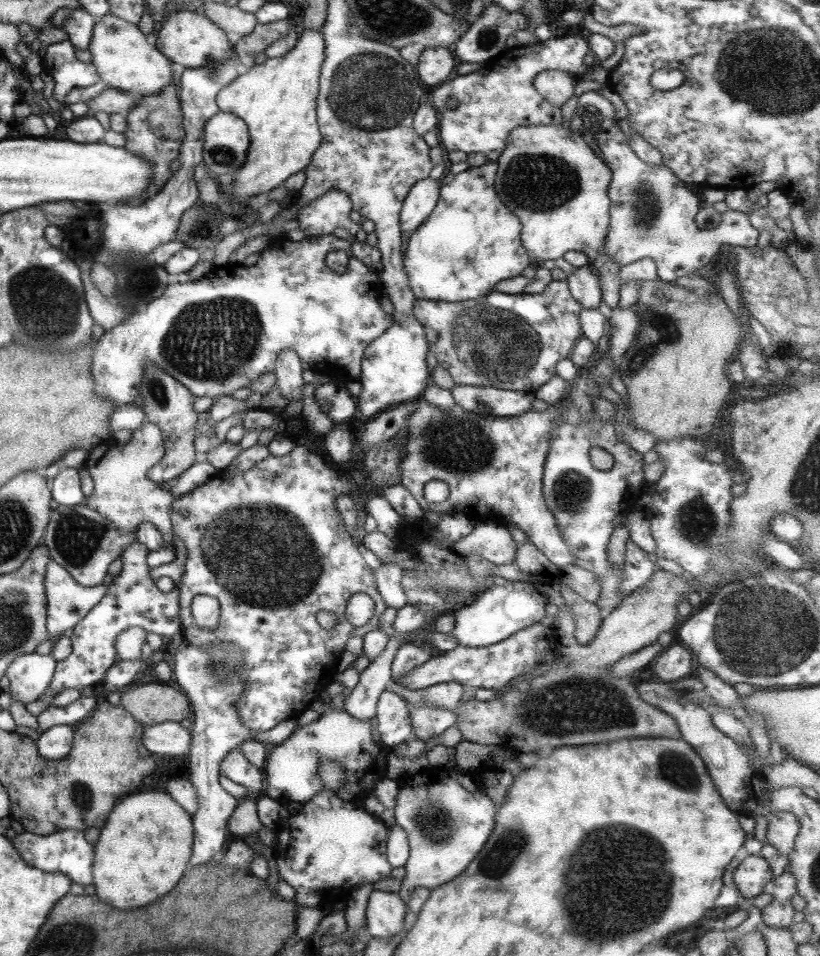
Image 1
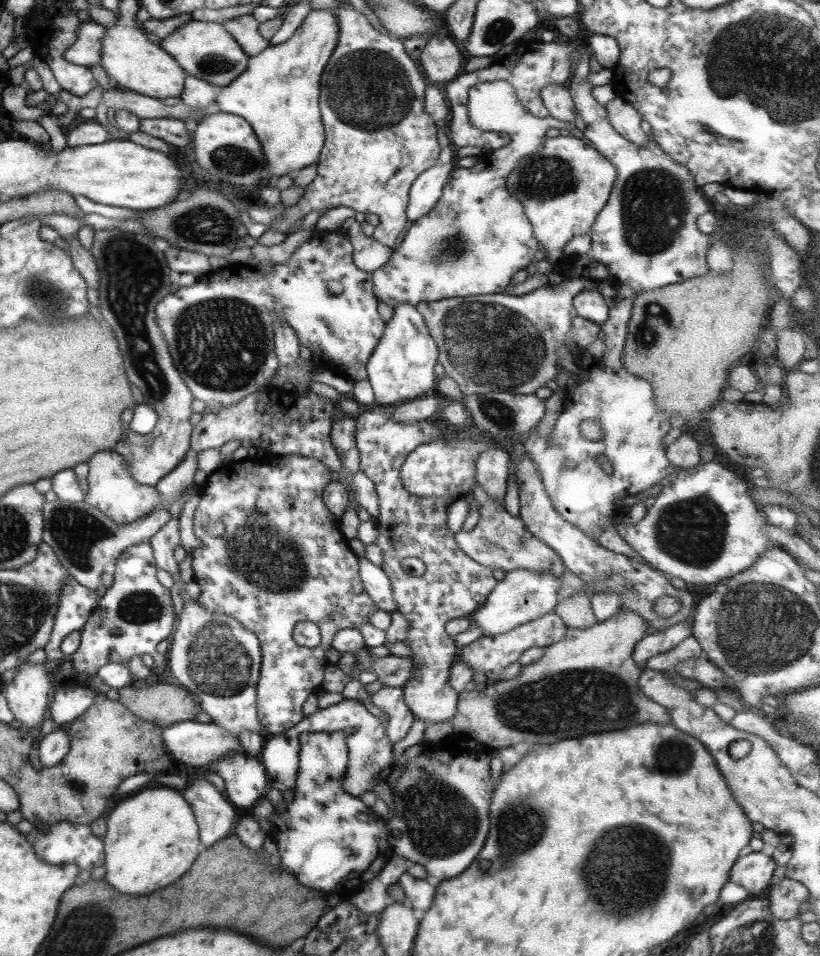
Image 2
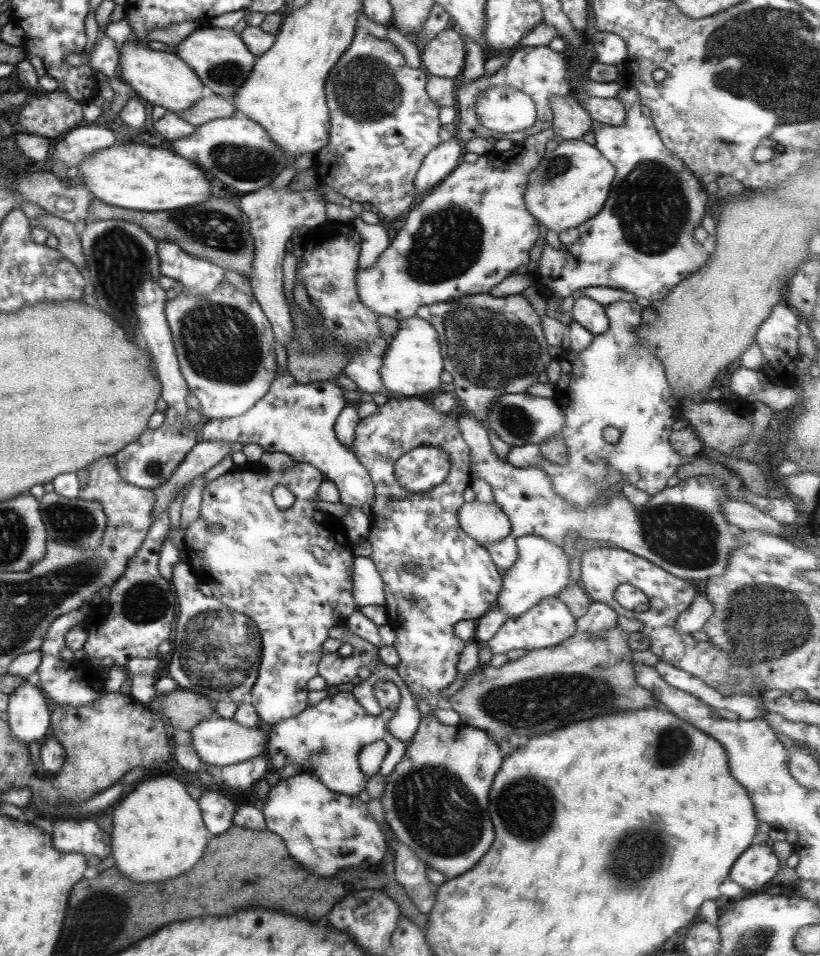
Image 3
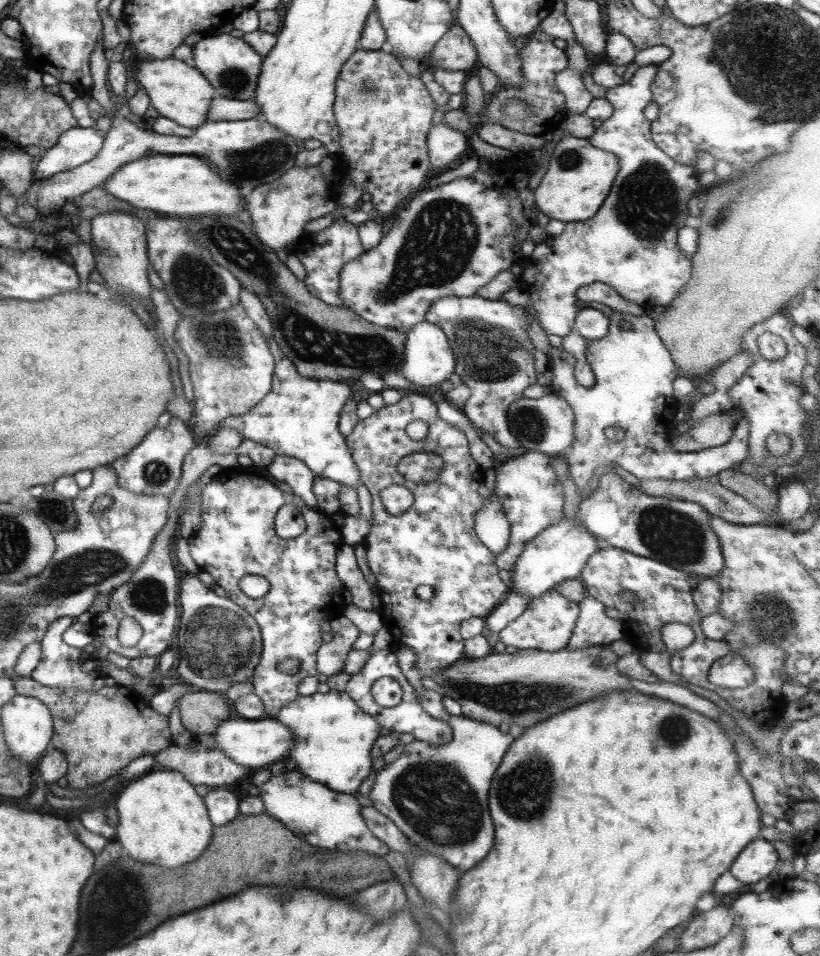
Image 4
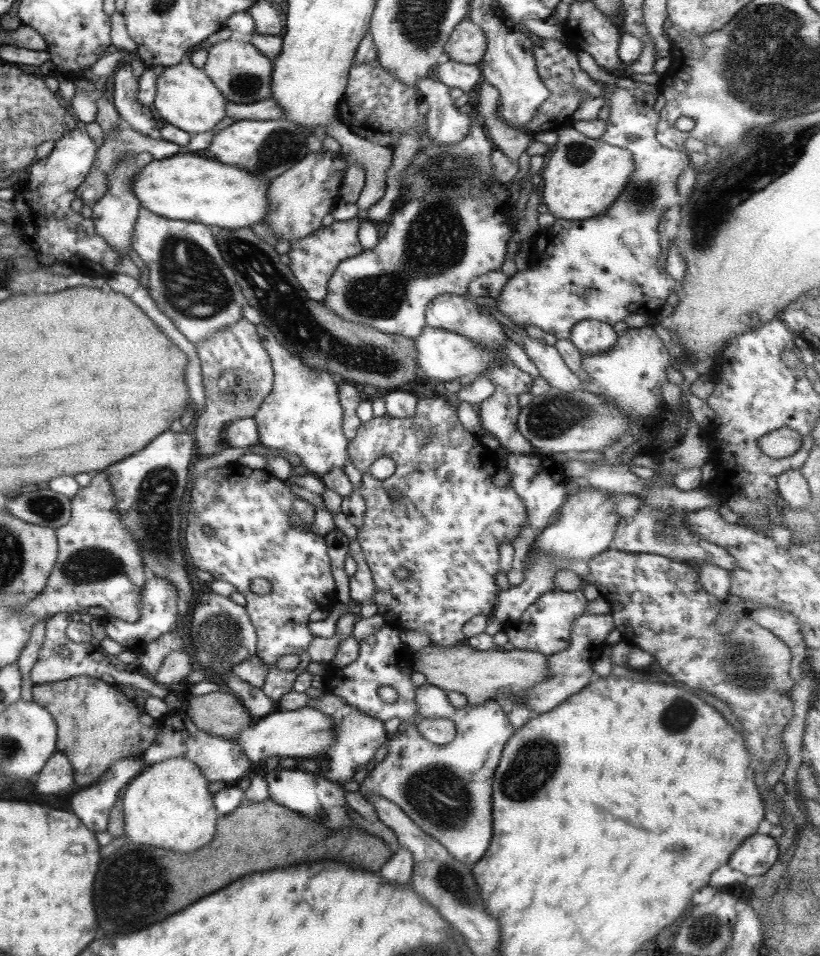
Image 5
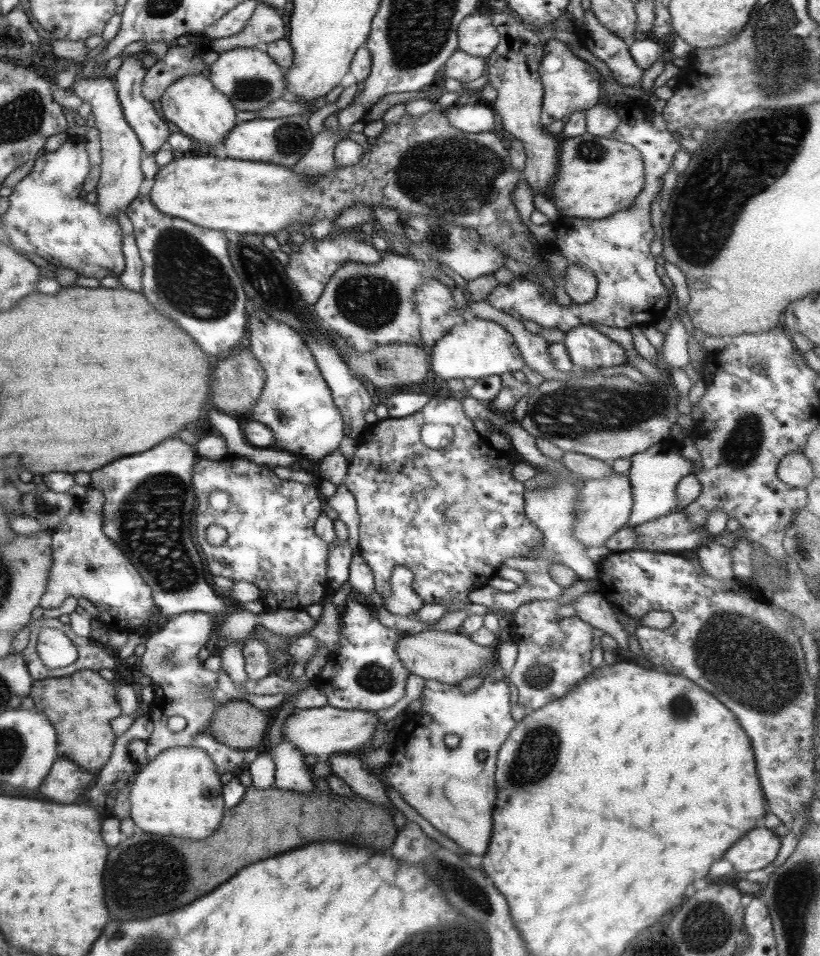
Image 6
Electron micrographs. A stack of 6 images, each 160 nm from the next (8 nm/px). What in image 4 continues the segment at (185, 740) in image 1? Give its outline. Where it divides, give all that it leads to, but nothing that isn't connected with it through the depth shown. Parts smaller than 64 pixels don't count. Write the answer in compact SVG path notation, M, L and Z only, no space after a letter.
M231 716L217 724L212 733L213 741L217 749L235 764L242 767L257 768L257 766L269 766L277 760L283 760L289 746L291 746L292 734L284 724L274 718L264 717L257 720L245 720L237 716Z

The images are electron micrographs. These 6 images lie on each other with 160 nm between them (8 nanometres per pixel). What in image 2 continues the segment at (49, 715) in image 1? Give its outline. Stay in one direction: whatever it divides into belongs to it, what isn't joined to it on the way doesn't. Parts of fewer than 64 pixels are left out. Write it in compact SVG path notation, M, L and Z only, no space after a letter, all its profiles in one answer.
M65 683L56 687L53 701L49 705L49 714L53 724L67 724L83 714L93 702L96 693L84 688L72 689L71 685Z

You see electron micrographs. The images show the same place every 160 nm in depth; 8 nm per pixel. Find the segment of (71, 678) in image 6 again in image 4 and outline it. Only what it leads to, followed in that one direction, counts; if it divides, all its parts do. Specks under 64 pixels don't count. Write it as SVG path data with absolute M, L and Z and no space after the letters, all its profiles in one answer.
M11 676L11 685L17 695L37 697L48 709L52 718L52 731L49 747L64 754L67 770L64 774L65 782L71 790L85 790L93 786L101 786L101 782L109 782L115 778L122 768L132 760L142 756L154 757L161 750L172 745L167 715L160 715L148 707L148 701L139 696L132 688L119 686L102 686L97 690L75 690L68 688L49 688L41 686L30 677Z

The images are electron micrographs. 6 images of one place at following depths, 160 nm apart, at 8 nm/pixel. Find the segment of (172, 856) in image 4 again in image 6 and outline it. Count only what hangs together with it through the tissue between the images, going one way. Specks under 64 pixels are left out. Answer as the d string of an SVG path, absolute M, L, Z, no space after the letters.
M174 747L157 753L153 760L138 767L129 790L129 814L137 831L203 840L220 826L225 809L222 784L215 765L199 748Z

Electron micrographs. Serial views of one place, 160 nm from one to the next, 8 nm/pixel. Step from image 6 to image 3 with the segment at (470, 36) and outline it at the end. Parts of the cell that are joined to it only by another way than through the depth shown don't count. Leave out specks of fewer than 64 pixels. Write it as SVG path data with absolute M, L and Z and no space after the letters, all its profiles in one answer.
M452 27L438 32L424 44L420 54L422 69L430 76L458 79L464 65L464 43Z

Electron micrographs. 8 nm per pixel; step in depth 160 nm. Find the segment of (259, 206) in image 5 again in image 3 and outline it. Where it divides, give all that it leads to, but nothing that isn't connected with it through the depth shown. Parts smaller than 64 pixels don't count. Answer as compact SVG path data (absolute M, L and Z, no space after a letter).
M114 144L73 169L85 189L101 203L138 212L171 211L199 204L211 196L211 185L193 162L181 158L165 146Z

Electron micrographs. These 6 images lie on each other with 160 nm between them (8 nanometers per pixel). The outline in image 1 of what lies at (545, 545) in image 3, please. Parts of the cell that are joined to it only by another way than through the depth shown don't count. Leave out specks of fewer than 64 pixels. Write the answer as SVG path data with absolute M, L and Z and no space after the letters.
M510 581L505 586L490 584L474 600L452 613L455 626L449 634L458 646L482 648L497 645L518 632L539 622L545 616L546 600L533 583Z

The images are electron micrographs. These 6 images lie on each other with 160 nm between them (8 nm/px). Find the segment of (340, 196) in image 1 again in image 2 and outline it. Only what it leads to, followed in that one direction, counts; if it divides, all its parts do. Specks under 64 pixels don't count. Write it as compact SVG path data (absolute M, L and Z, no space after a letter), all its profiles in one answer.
M353 218L345 219L341 229L348 236L351 245L351 257L353 265L362 272L371 274L389 260L392 250L389 246L379 244L372 236L365 236L359 226L359 222Z

